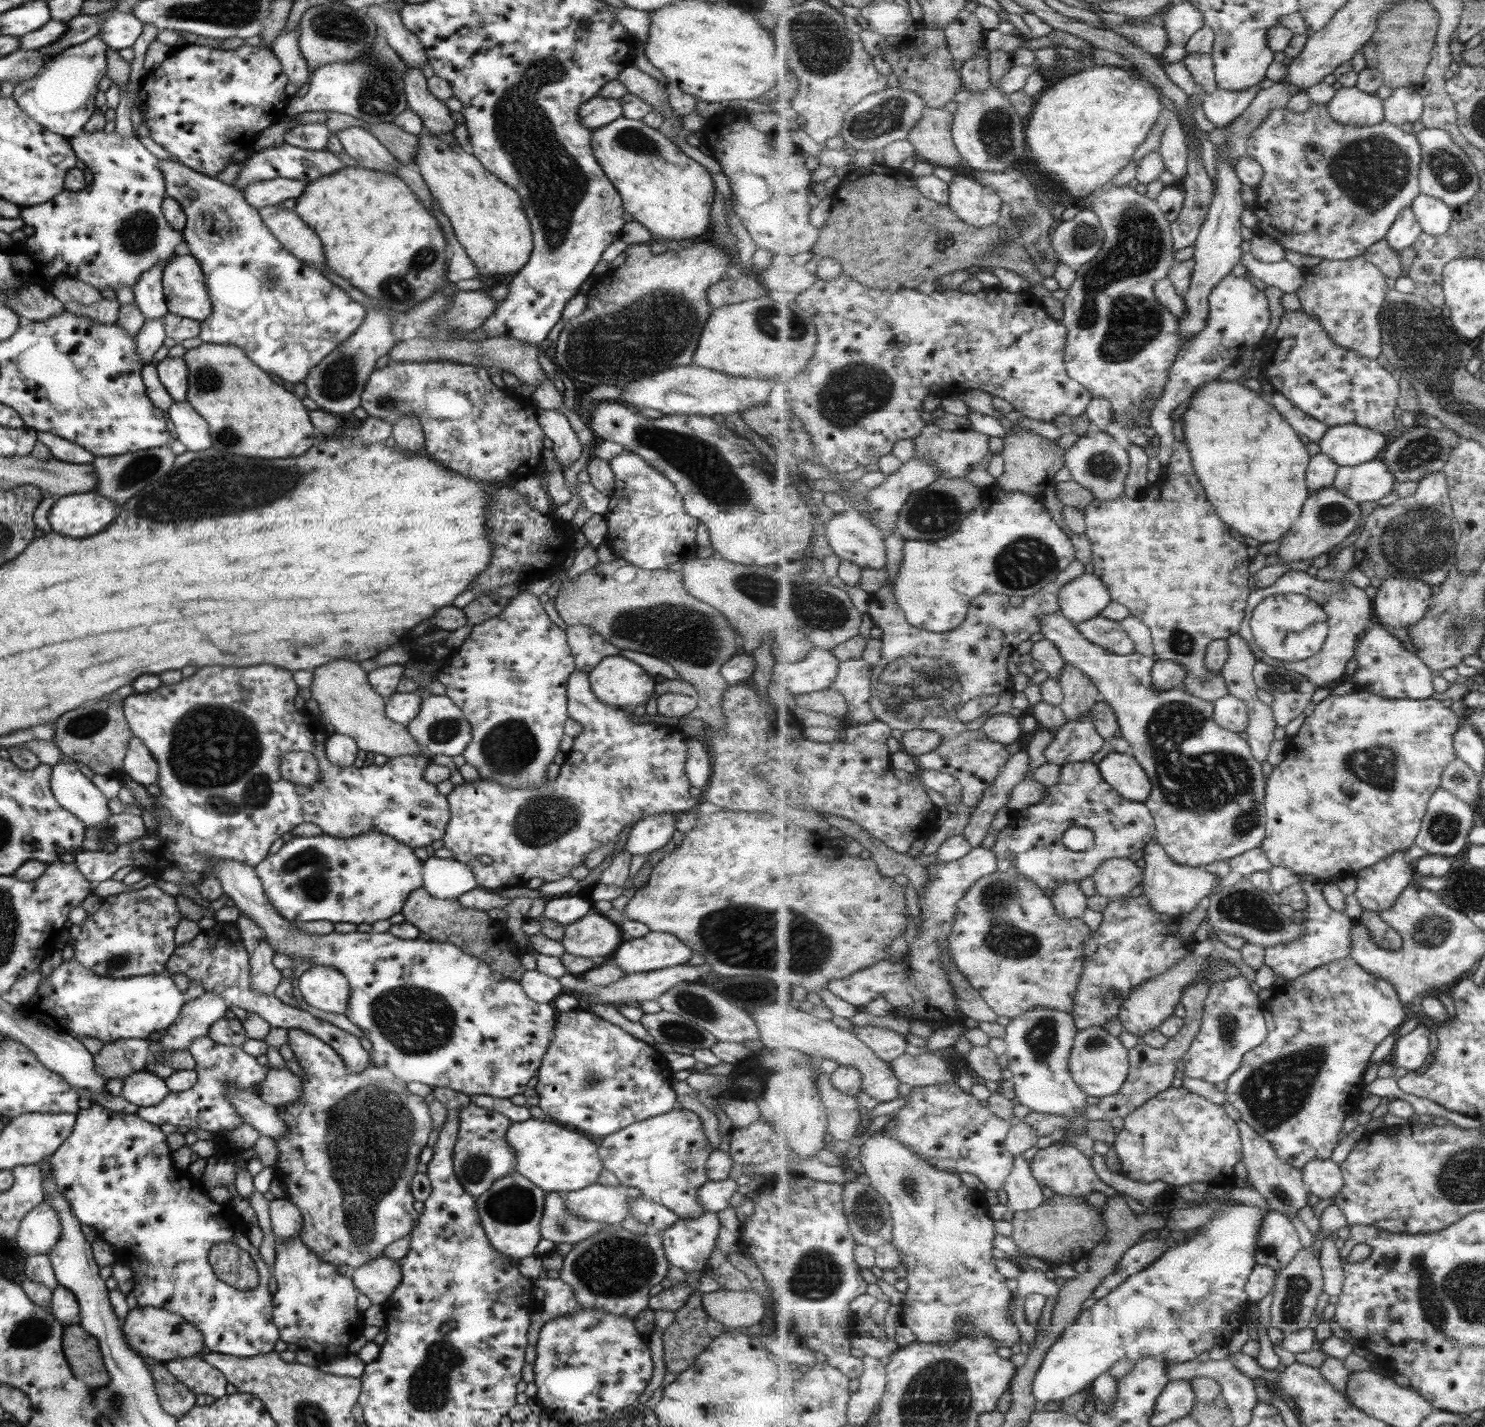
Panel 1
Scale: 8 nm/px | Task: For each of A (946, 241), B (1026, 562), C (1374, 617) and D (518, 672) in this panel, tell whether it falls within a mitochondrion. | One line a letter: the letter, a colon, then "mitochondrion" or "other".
A: mitochondrion
B: mitochondrion
C: other
D: other

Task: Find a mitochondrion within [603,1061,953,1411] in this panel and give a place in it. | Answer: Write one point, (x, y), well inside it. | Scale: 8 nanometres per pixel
(818, 1275)

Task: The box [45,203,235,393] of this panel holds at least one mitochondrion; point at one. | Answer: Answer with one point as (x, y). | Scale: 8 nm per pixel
(137, 236)

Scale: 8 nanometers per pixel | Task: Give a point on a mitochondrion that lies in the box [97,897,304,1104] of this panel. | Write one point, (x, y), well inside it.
(120, 961)

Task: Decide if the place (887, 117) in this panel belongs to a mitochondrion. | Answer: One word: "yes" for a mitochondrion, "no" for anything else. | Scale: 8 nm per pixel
yes

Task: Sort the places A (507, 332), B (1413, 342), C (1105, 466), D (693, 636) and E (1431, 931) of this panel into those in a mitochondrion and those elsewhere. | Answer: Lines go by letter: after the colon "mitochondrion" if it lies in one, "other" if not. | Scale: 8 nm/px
A: other
B: mitochondrion
C: mitochondrion
D: mitochondrion
E: mitochondrion

